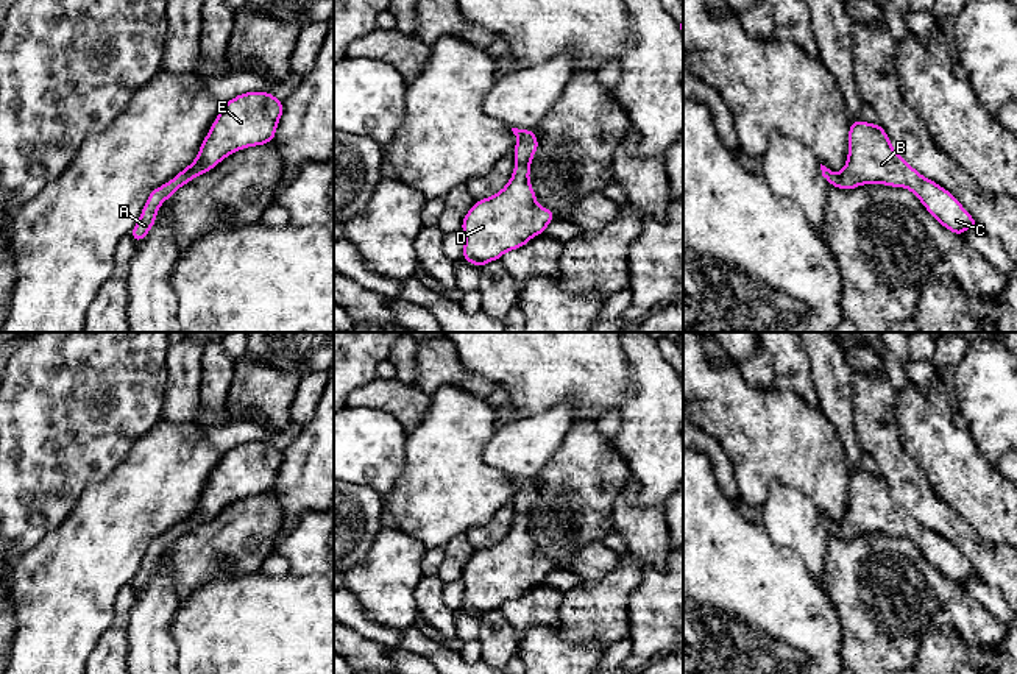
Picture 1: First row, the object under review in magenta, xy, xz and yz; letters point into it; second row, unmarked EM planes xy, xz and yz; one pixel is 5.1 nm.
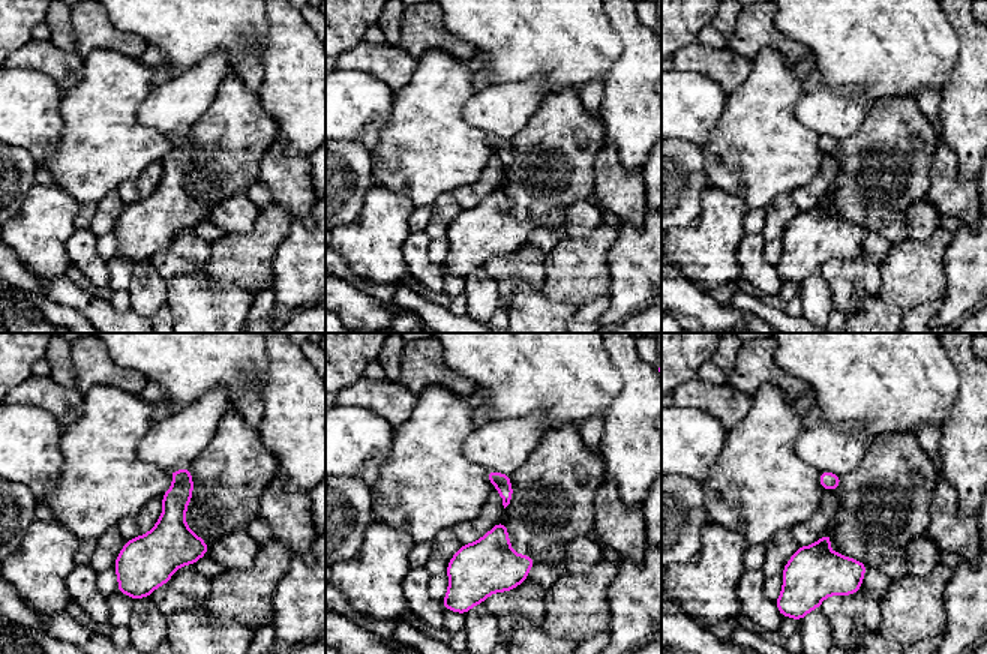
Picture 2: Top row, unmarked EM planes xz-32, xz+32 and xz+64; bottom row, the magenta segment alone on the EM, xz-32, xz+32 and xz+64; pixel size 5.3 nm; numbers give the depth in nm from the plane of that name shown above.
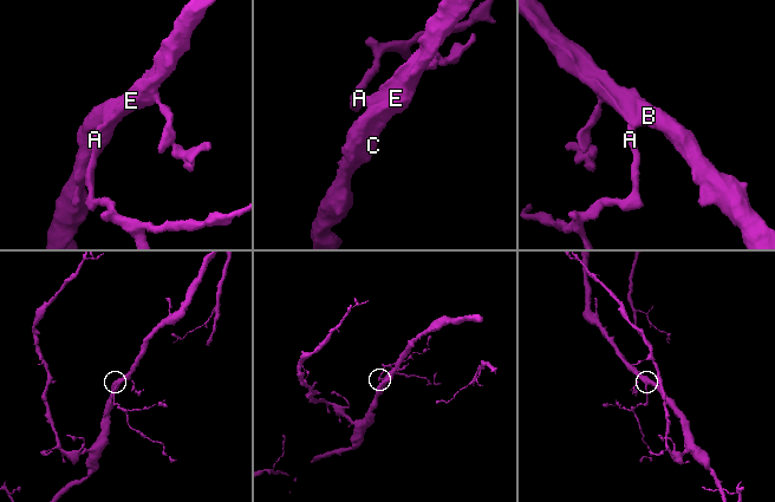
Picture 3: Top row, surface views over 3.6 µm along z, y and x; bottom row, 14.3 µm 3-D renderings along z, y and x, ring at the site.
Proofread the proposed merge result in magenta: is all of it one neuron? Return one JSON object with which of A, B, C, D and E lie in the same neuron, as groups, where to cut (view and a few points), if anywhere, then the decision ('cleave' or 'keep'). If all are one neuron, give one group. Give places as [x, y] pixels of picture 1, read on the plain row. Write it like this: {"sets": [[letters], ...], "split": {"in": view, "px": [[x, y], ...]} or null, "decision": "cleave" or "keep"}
{"sets": [["A", "B", "C", "D", "E"]], "split": null, "decision": "keep"}

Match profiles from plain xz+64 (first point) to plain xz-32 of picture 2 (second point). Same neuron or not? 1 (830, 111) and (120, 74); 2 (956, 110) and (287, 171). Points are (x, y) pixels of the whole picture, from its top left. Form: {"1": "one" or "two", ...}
{"1": "two", "2": "two"}

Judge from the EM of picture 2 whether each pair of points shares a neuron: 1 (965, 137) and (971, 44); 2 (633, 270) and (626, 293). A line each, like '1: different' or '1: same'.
1: same
2: same

